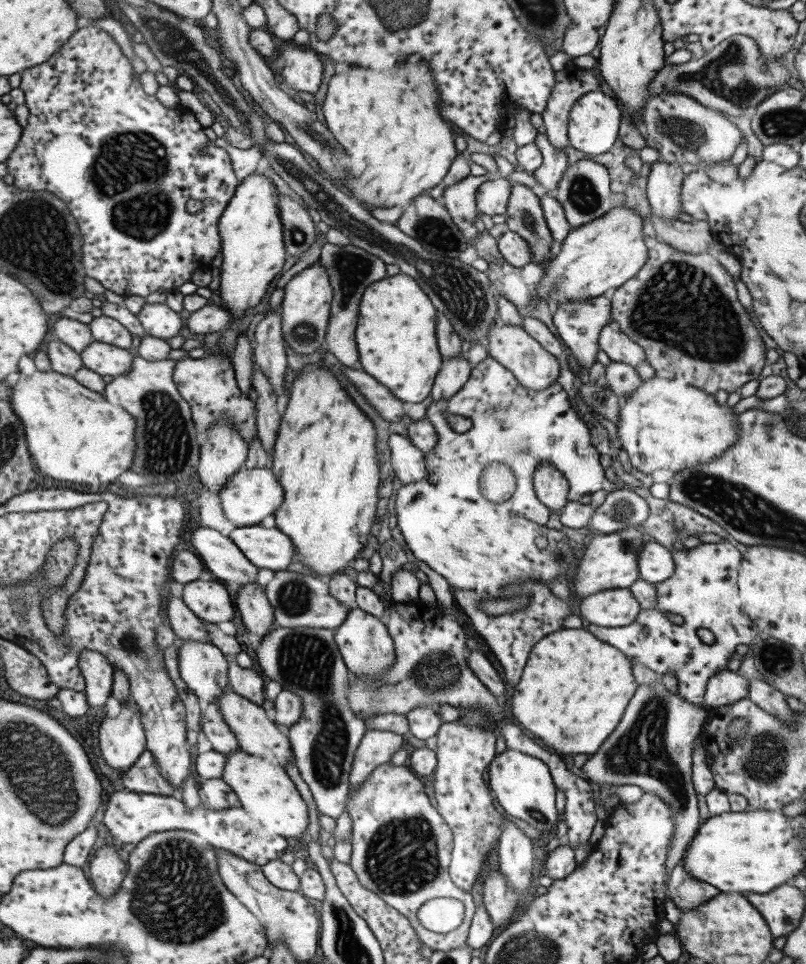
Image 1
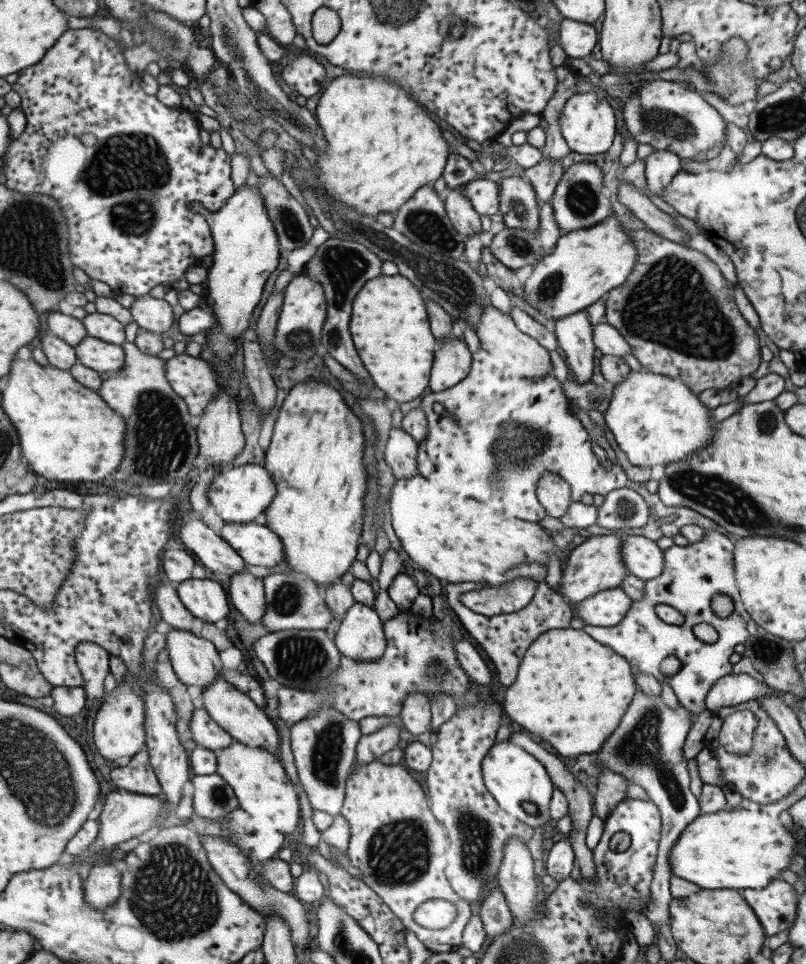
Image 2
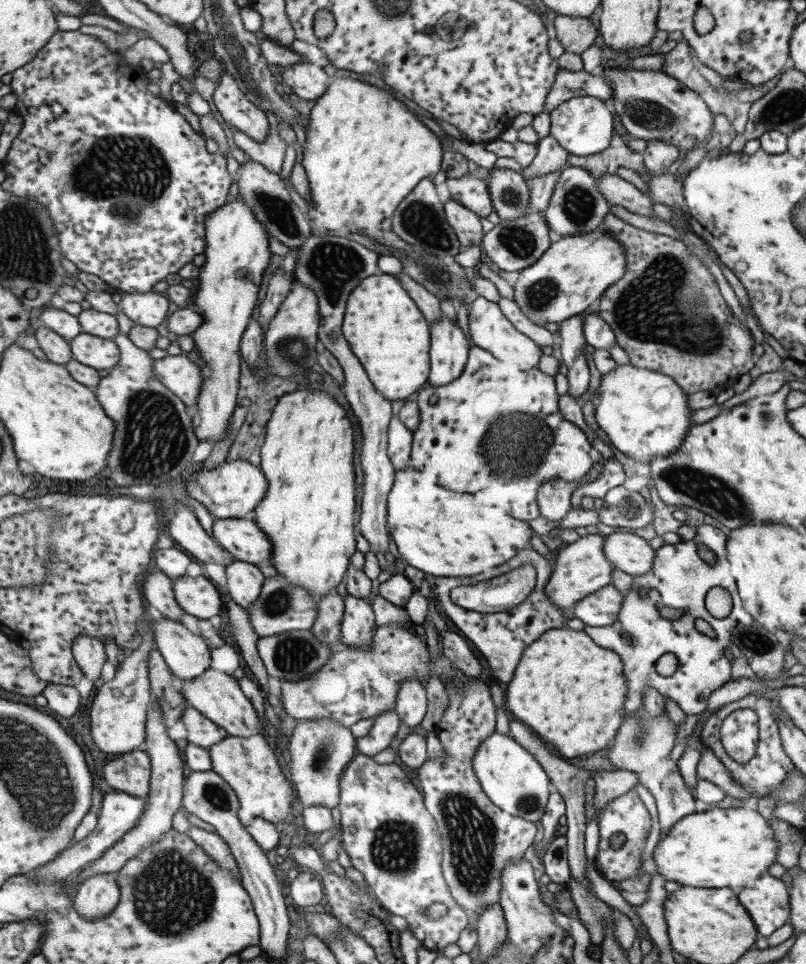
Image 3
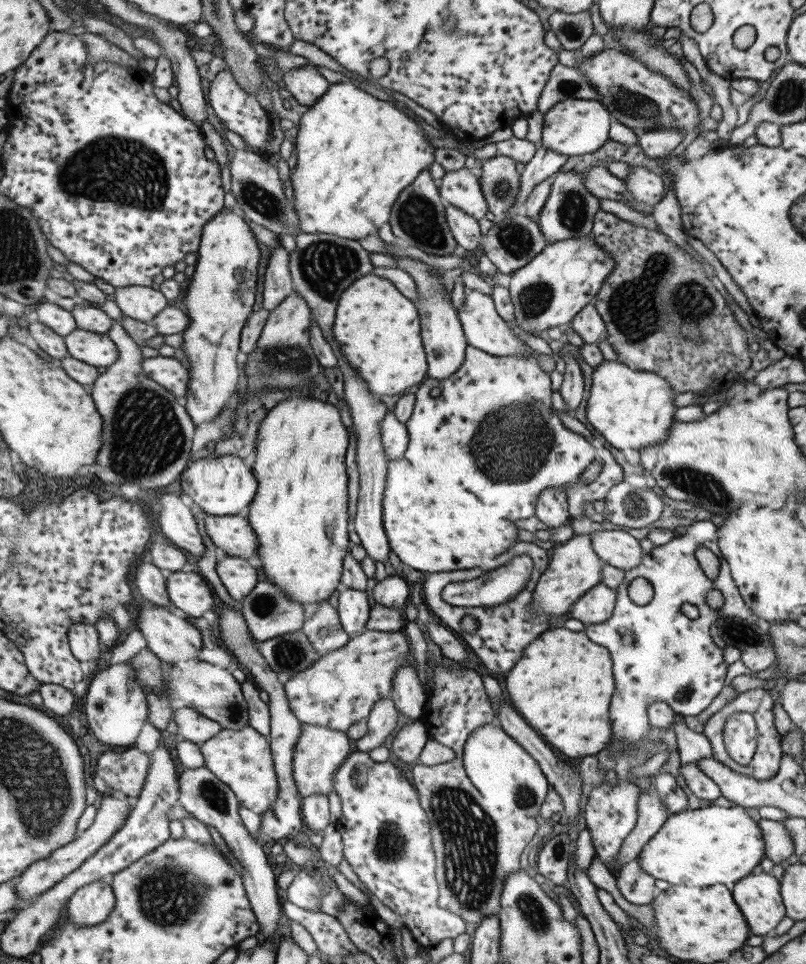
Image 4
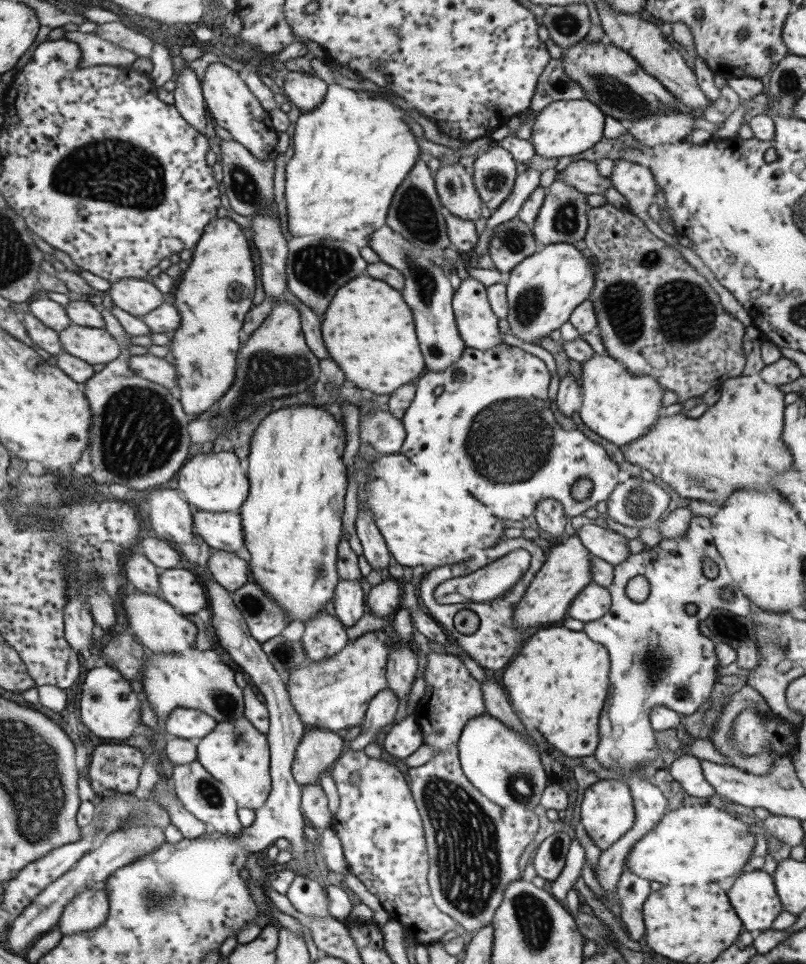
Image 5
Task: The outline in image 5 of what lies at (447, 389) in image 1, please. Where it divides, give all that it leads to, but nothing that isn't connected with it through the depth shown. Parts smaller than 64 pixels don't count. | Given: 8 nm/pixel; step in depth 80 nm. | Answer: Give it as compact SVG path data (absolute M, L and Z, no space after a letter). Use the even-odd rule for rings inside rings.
M387 225L377 227L368 239L368 246L377 254L379 261L399 271L403 277L401 298L409 304L415 320L415 332L419 340L419 348L430 371L442 371L453 364L465 348L455 328L451 299L453 288L449 285L448 276L441 267L431 262L430 255L422 248L406 241L400 234L393 232Z

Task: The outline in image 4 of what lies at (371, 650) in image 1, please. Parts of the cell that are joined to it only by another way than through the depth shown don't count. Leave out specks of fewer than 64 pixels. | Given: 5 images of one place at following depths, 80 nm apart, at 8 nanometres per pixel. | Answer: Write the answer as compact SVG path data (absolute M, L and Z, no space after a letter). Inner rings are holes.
M340 586L338 591L339 594L337 596L336 611L340 625L342 626L342 629L348 634L349 638L357 636L361 631L365 630L363 625L369 616L370 607L367 603L367 596L365 595L365 591L347 588L345 586Z

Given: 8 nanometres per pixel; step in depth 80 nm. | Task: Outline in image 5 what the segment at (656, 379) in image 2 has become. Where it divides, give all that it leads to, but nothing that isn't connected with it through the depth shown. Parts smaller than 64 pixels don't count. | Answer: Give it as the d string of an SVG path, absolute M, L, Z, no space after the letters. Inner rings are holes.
M593 353L587 360L580 362L579 386L582 394L580 408L577 410L583 425L590 432L597 434L610 444L621 448L633 440L639 440L653 427L655 420L663 415L663 405L660 398L665 391L652 376L633 375L625 370L625 367L613 360L610 356Z

